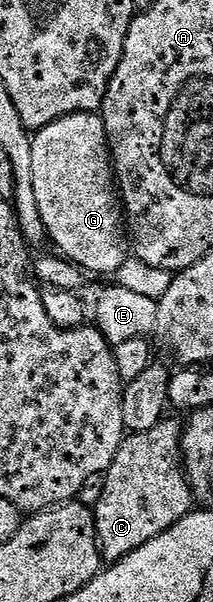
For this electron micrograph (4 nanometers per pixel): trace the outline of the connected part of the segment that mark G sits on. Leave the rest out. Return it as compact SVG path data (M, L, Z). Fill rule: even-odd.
M100 113L68 114L66 118L55 120L36 131L31 157L31 168L35 172L35 200L39 200L39 213L43 216L48 241L53 241L64 257L90 275L116 275L127 257L127 223L123 217L113 159L109 156L109 141Z

